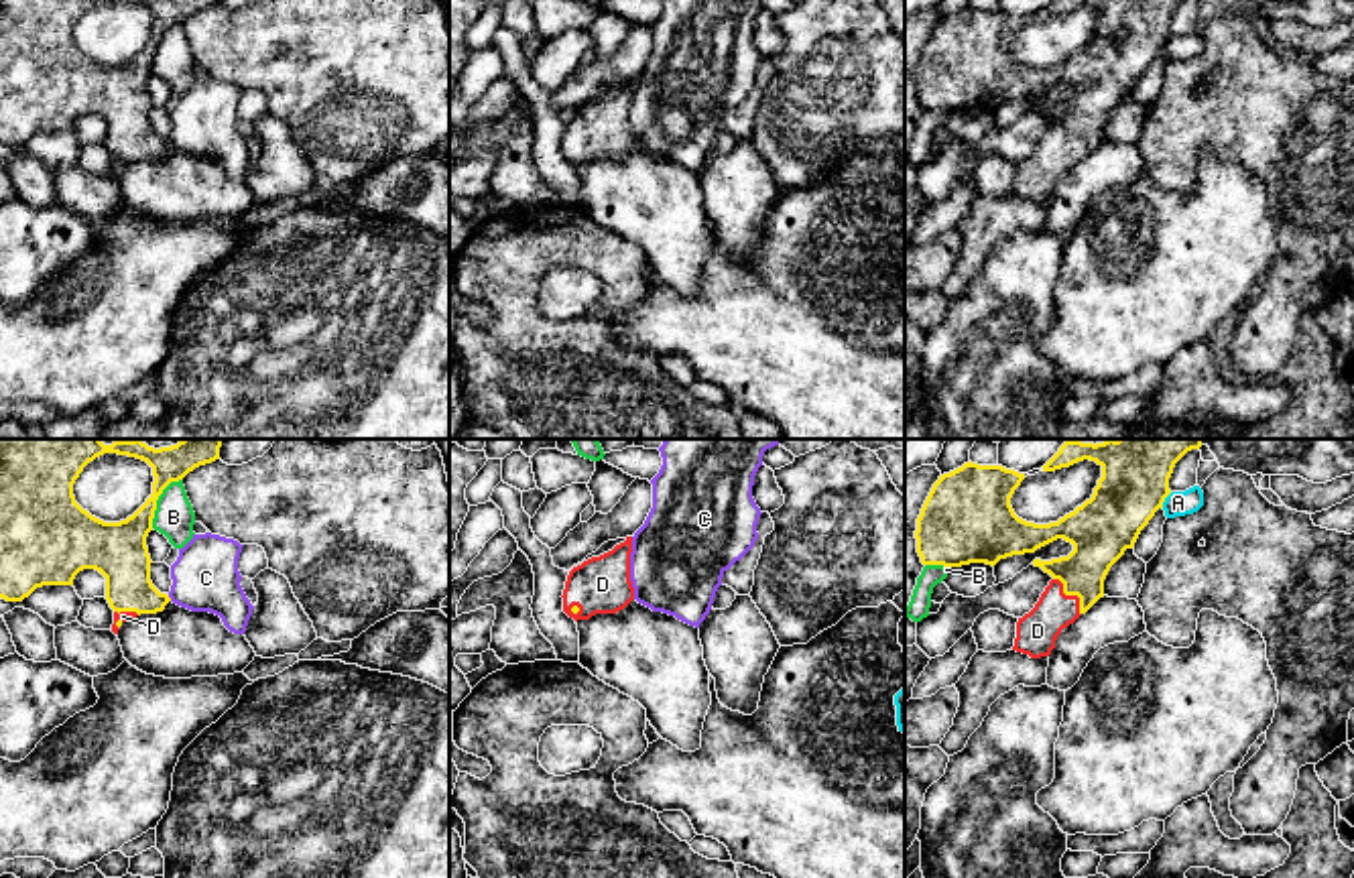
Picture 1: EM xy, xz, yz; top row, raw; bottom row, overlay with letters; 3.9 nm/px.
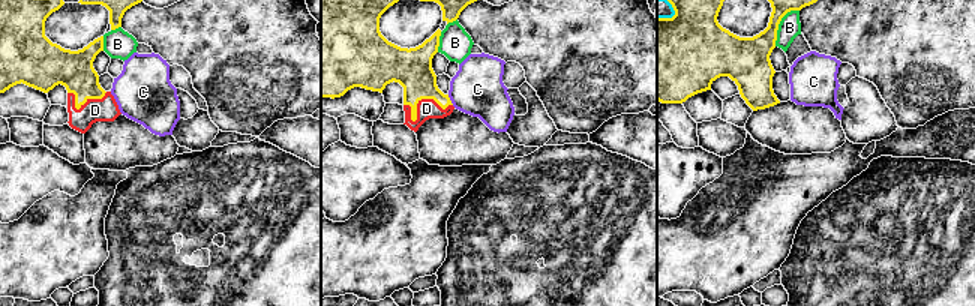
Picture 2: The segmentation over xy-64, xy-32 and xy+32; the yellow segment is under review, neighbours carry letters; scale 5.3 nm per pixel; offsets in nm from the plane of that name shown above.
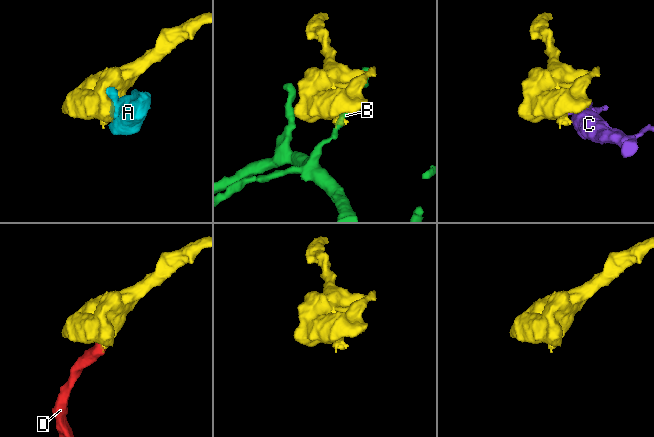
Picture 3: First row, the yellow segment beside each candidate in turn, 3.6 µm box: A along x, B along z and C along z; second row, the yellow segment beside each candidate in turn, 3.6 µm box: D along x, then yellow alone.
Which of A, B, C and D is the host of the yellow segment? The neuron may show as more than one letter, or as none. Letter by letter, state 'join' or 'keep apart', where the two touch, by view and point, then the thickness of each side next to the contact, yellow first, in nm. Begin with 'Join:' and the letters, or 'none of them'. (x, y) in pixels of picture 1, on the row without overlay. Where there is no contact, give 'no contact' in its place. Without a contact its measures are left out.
Join: D
A: keep apart; contact yz (1163, 45); calibres 260 and 100 nm
B: keep apart; contact xy (157, 43); calibres 220 and 160 nm
C: keep apart; contact xy (169, 143); calibres 220 and 260 nm
D: join; contact yz (1072, 139); calibres 220 and 160 nm

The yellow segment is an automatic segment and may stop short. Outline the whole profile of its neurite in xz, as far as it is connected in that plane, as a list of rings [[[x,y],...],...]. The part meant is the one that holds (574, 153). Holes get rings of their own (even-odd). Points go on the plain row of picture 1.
[[[632,81],[612,96],[573,112],[563,134],[563,156],[577,165],[616,159],[634,144],[630,126]]]

